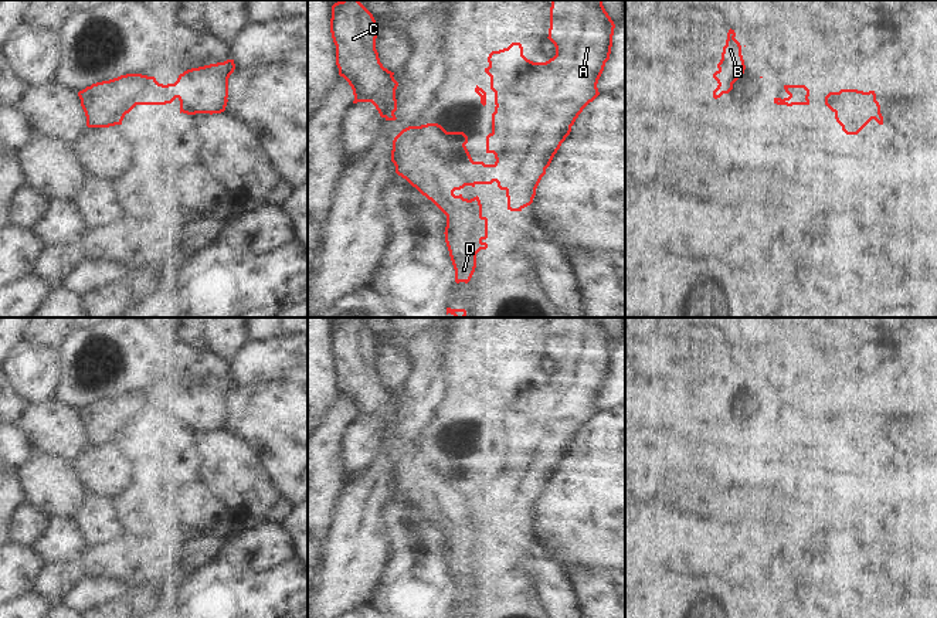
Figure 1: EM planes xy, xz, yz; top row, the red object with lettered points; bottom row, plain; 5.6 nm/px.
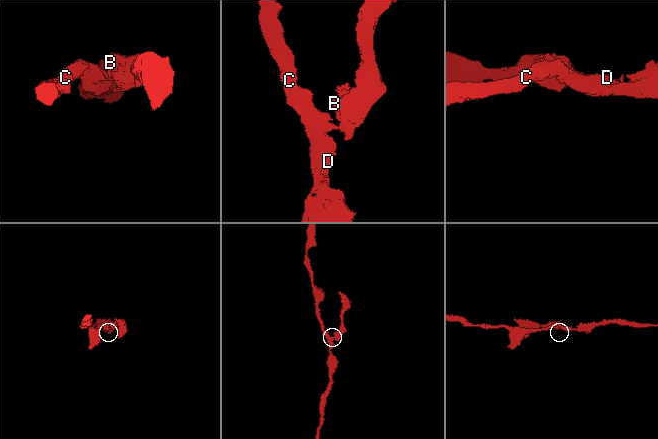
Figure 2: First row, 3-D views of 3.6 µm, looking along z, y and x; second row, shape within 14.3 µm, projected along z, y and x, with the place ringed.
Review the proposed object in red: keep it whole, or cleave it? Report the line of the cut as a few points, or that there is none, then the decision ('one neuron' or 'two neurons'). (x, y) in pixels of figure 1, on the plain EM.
cut xy (165, 403), (166, 408), (162, 413), (175, 416); two neurons

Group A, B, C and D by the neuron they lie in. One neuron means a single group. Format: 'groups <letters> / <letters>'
groups A B / C D

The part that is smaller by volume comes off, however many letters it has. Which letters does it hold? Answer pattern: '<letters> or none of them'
A, B

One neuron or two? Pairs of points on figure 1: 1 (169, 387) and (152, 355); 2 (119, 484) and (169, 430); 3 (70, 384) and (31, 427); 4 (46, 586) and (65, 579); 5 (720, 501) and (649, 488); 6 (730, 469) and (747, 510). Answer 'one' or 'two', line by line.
1: two
2: one
3: two
4: one
5: two
6: one

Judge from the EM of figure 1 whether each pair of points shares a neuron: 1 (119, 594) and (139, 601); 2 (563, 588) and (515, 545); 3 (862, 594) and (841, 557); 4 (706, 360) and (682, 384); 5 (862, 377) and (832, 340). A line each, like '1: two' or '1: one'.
1: two
2: two
3: one
4: two
5: one

